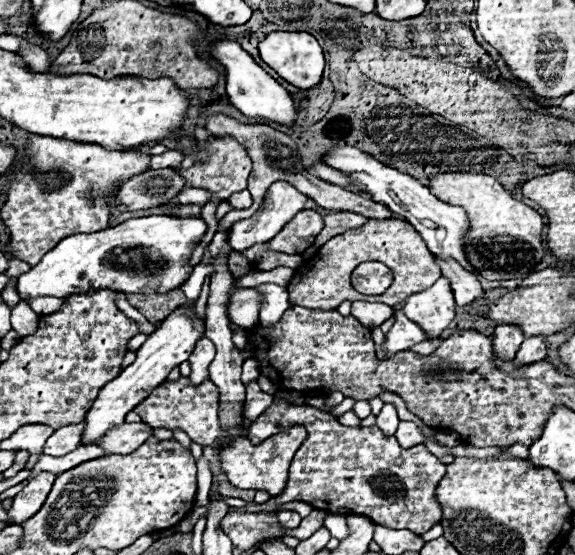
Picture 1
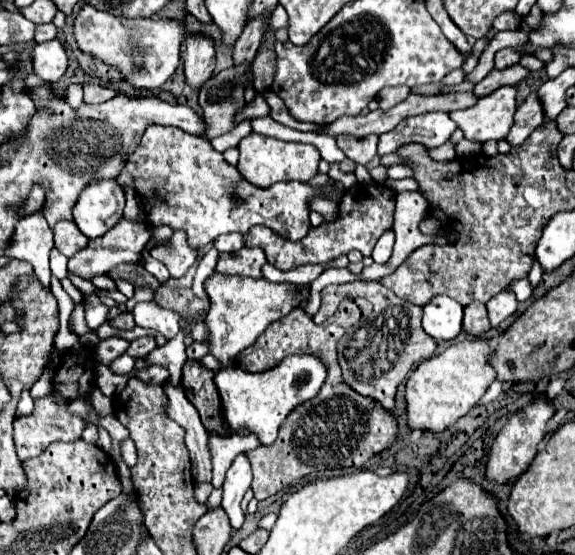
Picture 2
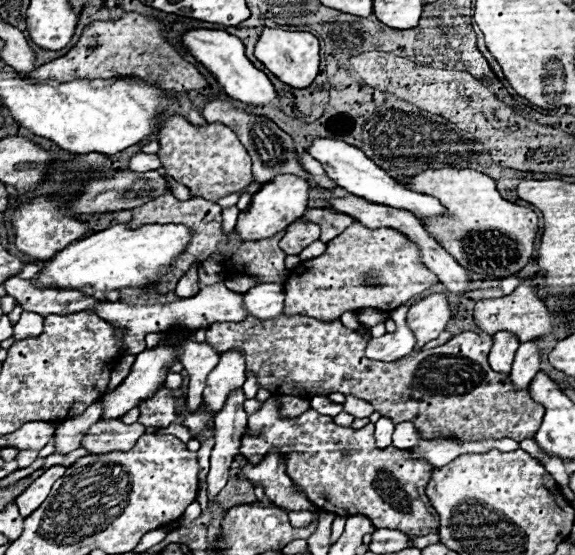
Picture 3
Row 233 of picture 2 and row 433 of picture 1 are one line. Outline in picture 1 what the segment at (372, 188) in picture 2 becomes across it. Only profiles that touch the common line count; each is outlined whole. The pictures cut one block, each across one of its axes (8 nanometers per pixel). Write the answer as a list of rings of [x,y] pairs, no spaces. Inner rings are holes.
[[[274,398],[274,404],[264,410],[264,414],[254,420],[248,428],[250,440],[254,444],[258,440],[264,440],[264,436],[272,436],[274,432],[280,432],[280,428],[290,428],[290,424],[306,424],[308,438],[298,450],[298,456],[290,462],[290,476],[286,482],[286,488],[280,496],[276,496],[278,504],[246,504],[238,508],[240,512],[276,512],[278,506],[286,502],[308,502],[318,510],[326,510],[328,514],[362,514],[368,516],[372,522],[388,526],[388,528],[410,528],[412,532],[424,534],[428,532],[434,524],[442,520],[442,508],[436,500],[436,484],[444,478],[446,466],[432,456],[426,446],[418,444],[414,448],[400,448],[394,436],[384,436],[378,426],[342,426],[336,416],[320,412],[318,408],[312,406],[294,406],[286,404],[282,398]]]

